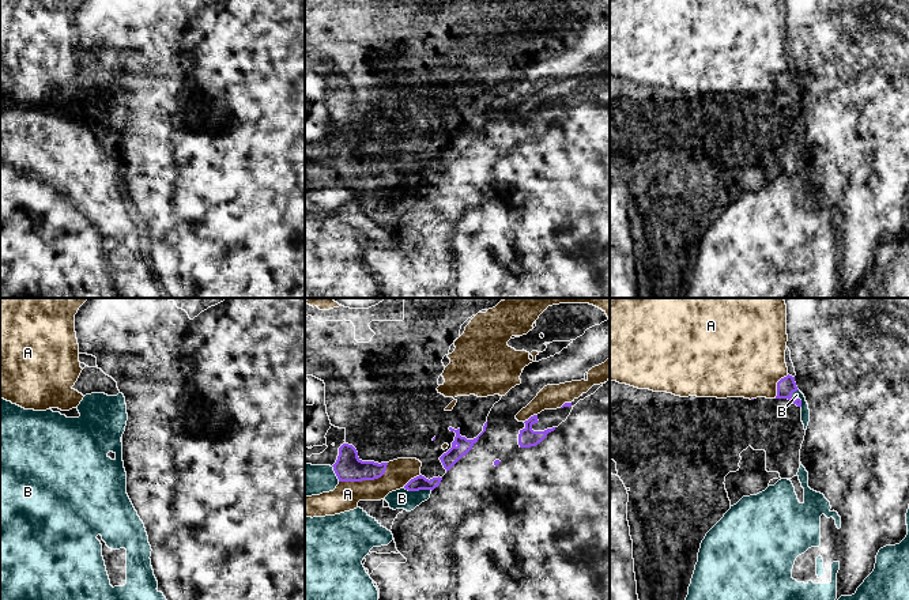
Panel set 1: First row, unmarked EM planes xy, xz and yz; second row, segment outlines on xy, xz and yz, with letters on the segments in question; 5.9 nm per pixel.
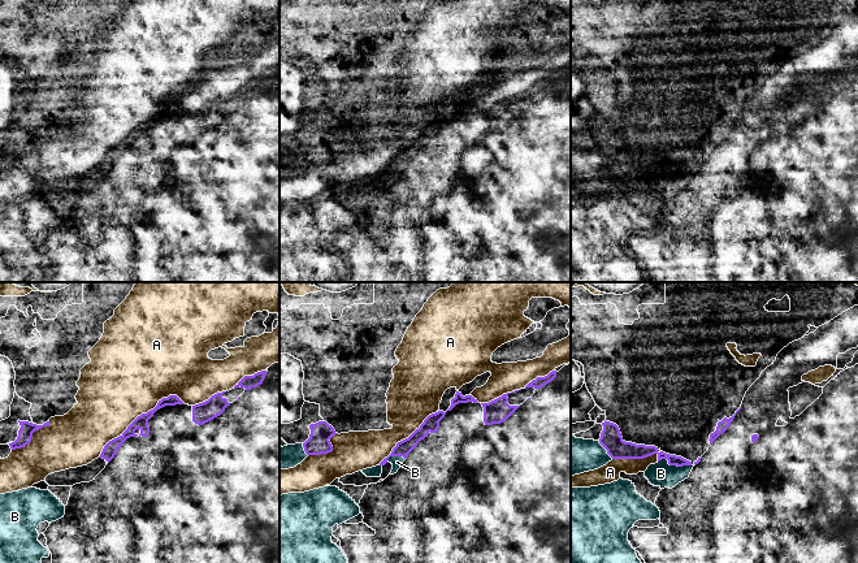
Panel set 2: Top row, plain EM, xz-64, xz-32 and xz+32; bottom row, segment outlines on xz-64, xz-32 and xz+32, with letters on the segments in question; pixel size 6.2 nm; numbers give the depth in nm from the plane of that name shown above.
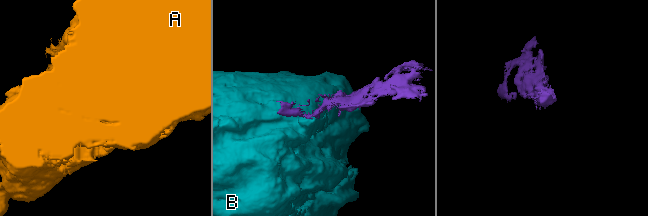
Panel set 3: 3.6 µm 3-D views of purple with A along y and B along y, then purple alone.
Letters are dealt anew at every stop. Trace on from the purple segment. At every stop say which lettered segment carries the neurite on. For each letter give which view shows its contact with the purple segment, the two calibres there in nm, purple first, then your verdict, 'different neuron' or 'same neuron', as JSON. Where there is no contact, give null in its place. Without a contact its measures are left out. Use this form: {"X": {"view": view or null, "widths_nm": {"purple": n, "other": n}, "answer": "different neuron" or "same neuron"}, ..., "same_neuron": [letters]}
{"A": {"view": "xz", "widths_nm": {"purple": 160, "other": 160}, "answer": "different neuron"}, "B": {"view": "xz", "widths_nm": {"purple": 80, "other": 120}, "answer": "different neuron"}, "same_neuron": []}

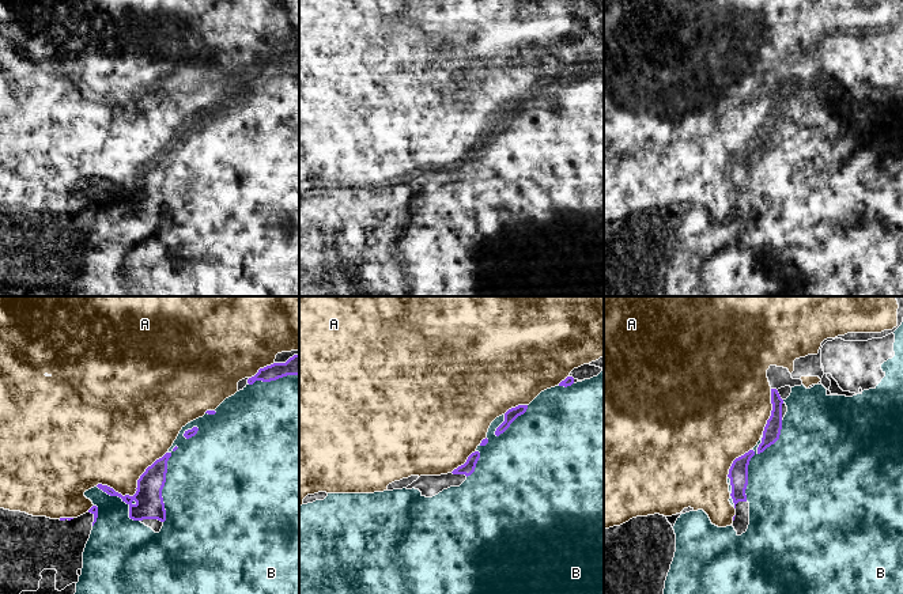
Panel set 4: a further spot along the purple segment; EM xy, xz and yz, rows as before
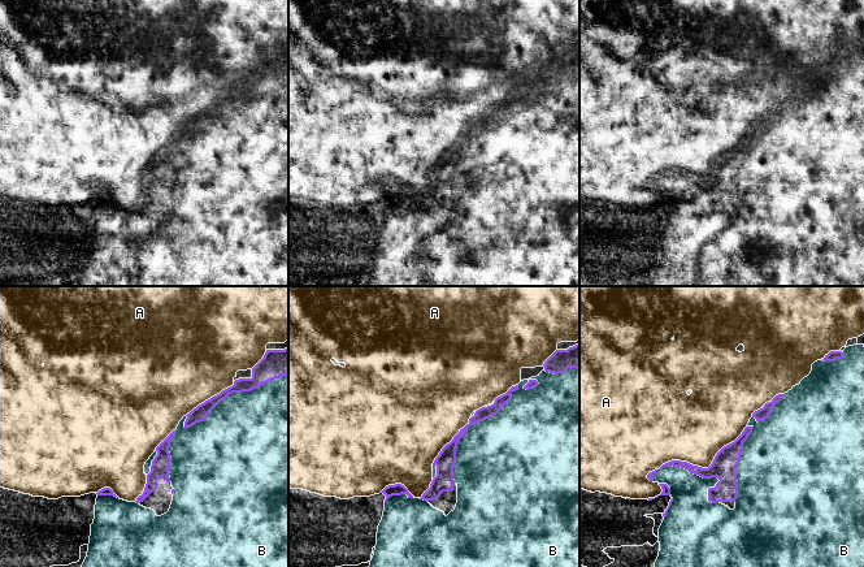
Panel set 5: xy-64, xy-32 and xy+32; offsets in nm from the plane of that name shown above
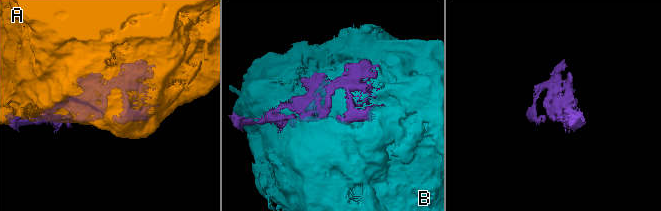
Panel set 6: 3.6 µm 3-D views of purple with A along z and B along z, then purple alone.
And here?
{"A": {"view": "xy", "widths_nm": {"purple": 160, "other": 380}, "answer": "different neuron"}, "B": {"view": "yz", "widths_nm": {"purple": 100, "other": 440}, "answer": "same neuron"}, "same_neuron": ["B"]}

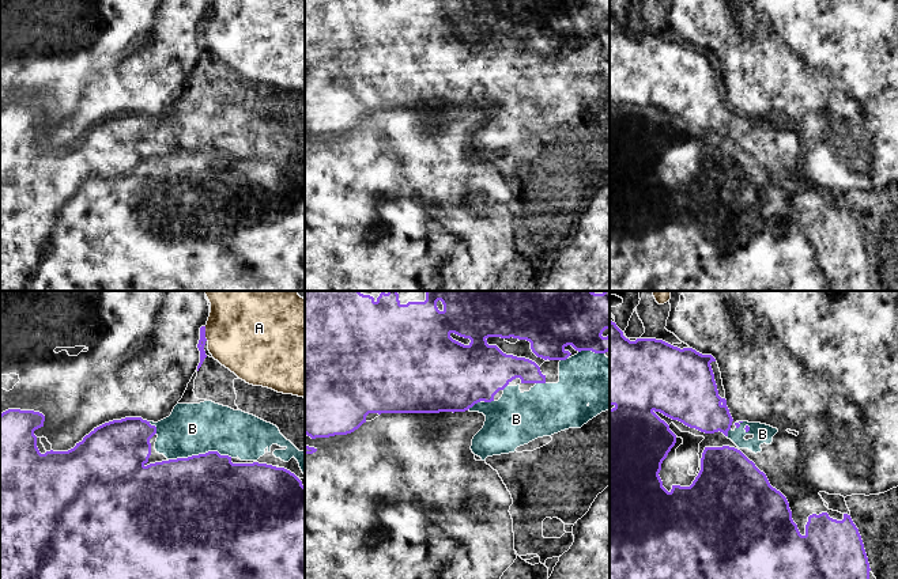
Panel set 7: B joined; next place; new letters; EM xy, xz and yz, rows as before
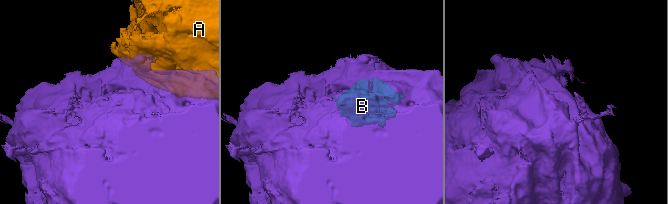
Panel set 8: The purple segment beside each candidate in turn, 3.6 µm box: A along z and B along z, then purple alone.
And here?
{"A": {"view": "xy", "widths_nm": {"purple": 50, "other": 480}, "answer": "different neuron"}, "B": {"view": "xy", "widths_nm": {"purple": 500, "other": 300}, "answer": "same neuron"}, "same_neuron": ["B"]}

